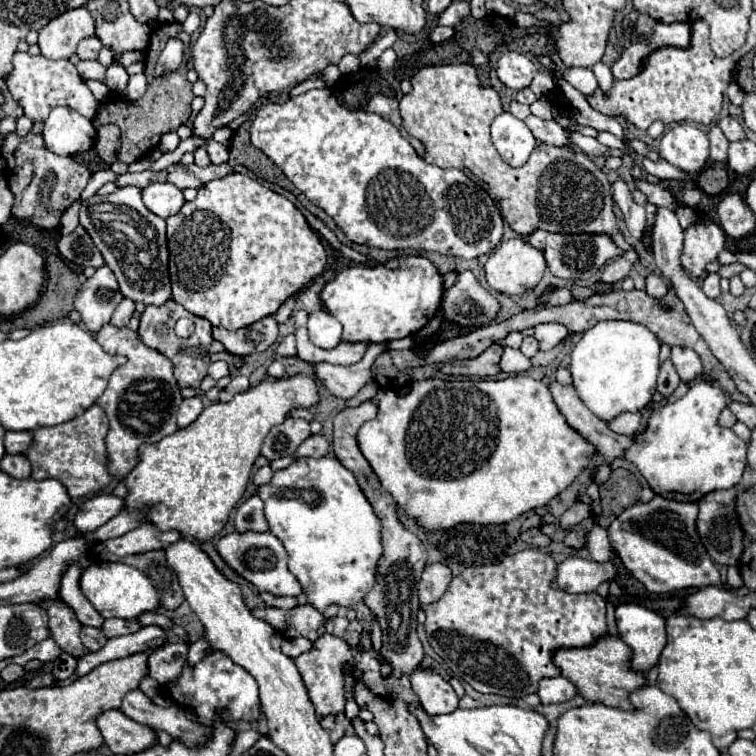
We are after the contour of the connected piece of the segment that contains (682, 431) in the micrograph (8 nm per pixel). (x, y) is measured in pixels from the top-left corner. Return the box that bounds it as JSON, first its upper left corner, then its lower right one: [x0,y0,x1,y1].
[624,384,746,502]

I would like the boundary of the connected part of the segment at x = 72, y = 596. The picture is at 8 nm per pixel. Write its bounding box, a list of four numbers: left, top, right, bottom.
[58,554,104,628]

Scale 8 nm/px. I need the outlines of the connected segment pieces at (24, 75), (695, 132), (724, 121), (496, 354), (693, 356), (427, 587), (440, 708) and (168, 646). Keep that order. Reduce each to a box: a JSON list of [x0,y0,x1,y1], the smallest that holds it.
[[4,50,100,120],[660,124,708,174],[716,116,744,140],[442,344,502,378],[672,346,702,380],[418,564,452,604],[412,668,458,714],[148,642,188,684]]

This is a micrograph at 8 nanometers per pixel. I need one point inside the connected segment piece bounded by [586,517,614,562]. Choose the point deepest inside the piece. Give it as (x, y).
(598, 544)

